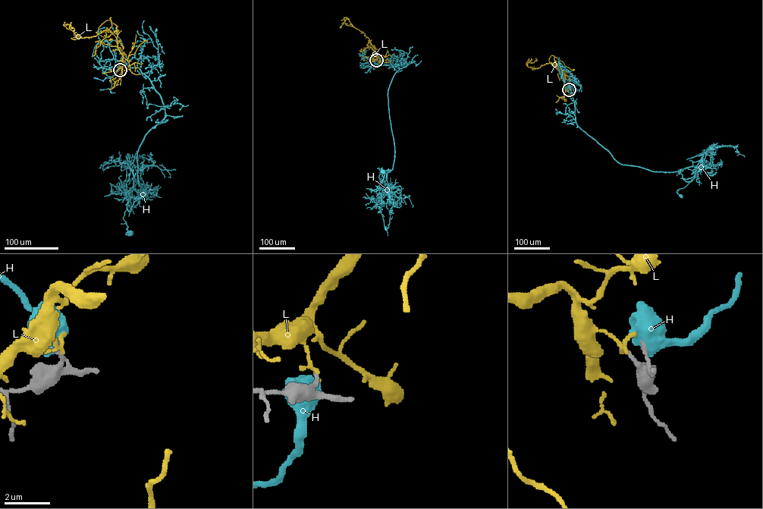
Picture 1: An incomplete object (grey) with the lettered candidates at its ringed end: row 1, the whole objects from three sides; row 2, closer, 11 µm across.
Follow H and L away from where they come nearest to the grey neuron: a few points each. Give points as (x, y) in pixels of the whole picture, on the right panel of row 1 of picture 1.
H: (569, 89), (573, 83), (576, 121), (581, 129), (620, 164), (679, 171), (692, 180), (676, 192), (680, 196)
L: (569, 89), (566, 88), (562, 72), (554, 57), (573, 70)

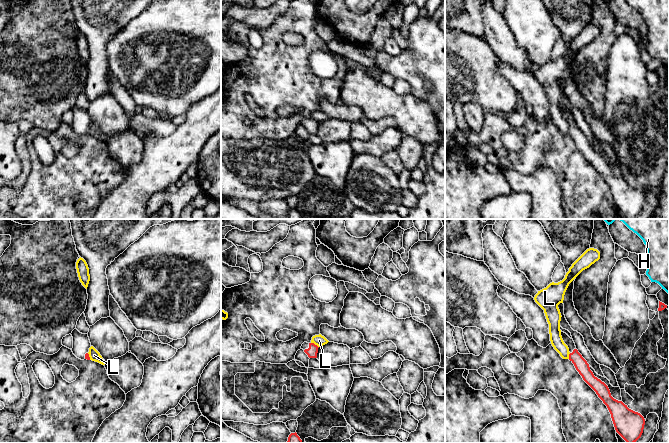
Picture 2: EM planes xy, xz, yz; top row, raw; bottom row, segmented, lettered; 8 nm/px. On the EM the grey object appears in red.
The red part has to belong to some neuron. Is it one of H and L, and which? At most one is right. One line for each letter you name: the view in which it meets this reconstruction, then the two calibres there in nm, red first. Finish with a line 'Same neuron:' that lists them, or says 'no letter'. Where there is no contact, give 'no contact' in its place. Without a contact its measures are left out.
Same neuron: no letter

